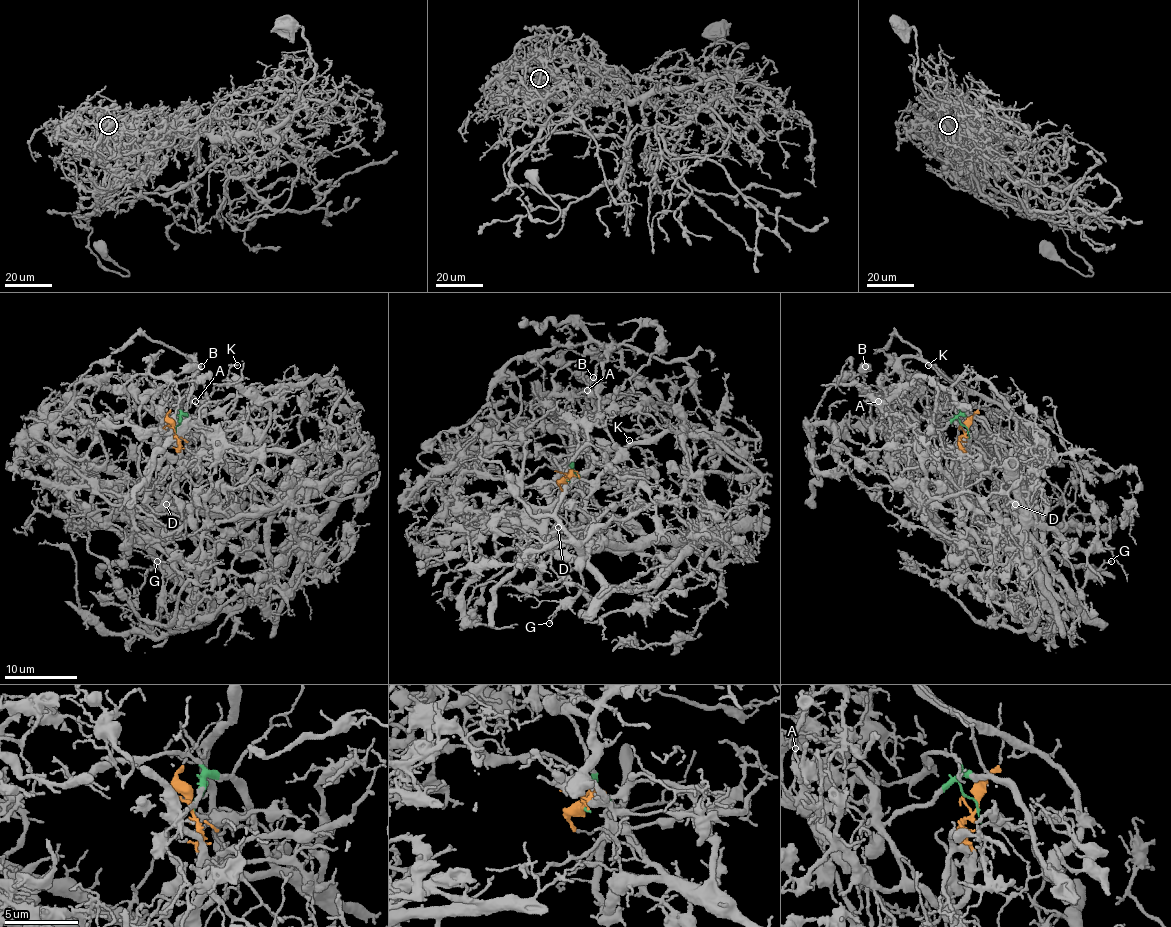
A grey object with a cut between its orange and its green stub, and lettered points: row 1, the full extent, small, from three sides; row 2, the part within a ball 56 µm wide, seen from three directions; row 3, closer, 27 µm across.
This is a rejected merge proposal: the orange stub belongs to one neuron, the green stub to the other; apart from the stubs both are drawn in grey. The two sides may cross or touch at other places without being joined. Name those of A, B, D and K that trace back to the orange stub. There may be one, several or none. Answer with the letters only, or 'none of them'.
A, D

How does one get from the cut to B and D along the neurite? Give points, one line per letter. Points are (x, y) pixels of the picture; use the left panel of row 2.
B: (174, 430), (182, 419), (173, 405), (117, 419), (129, 412), (124, 386), (138, 374), (173, 377), (202, 367)
D: (174, 430), (183, 477), (164, 500), (162, 508), (160, 506), (171, 502), (174, 509), (165, 504)

